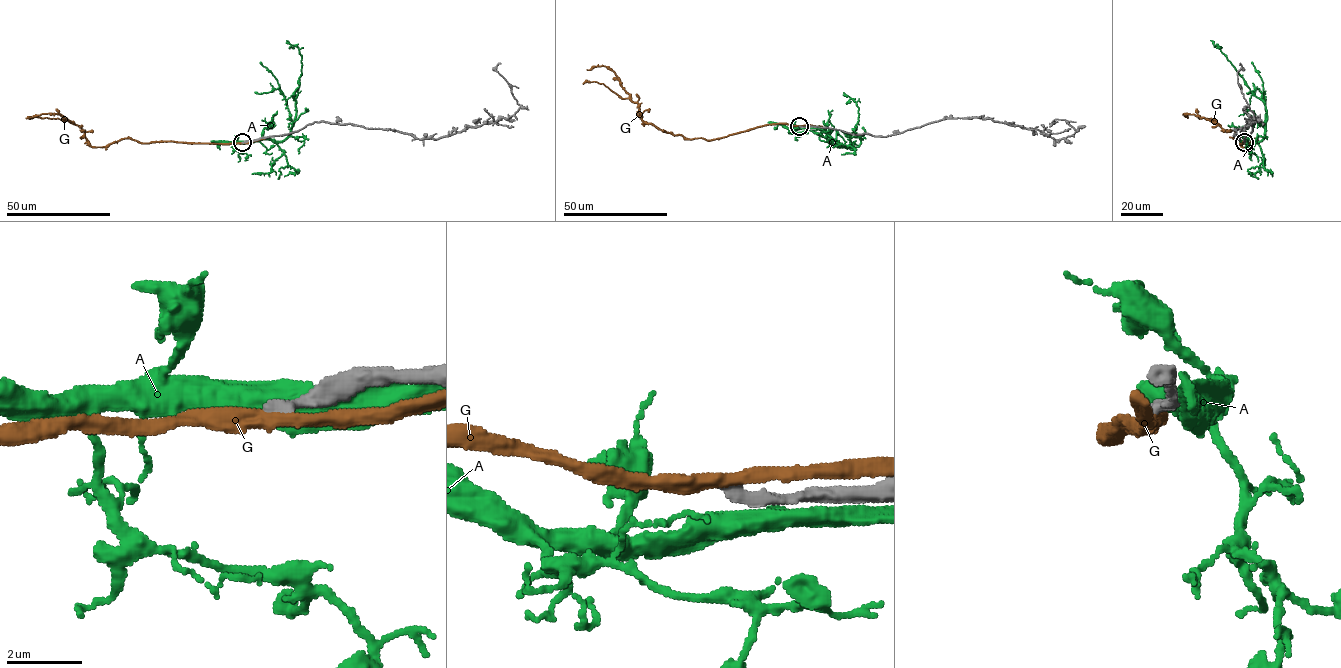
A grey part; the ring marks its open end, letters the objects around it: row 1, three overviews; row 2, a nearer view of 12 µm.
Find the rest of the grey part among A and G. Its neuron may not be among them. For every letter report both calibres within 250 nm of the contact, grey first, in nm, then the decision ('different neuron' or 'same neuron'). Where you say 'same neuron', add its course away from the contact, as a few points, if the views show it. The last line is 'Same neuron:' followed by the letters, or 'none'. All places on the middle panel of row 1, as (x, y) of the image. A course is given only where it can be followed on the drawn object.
A: 340 nm thick on the grey side, 480 nm on the other; different neuron
G: 360 nm thick on the grey side, 360 nm on the other; different neuron
Same neuron: none

